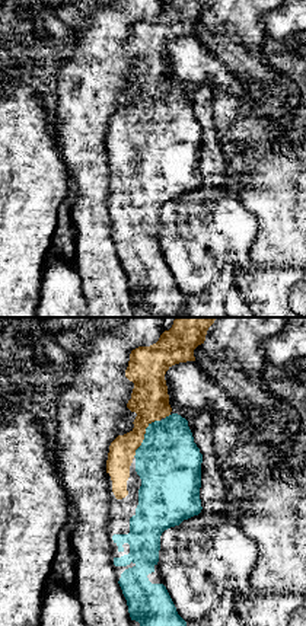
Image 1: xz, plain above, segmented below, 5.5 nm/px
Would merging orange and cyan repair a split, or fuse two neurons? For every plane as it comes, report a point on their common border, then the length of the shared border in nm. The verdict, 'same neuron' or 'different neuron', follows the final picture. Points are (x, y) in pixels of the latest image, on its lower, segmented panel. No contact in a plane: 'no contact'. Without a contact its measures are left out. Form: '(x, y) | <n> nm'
(143, 436) | 260 nm

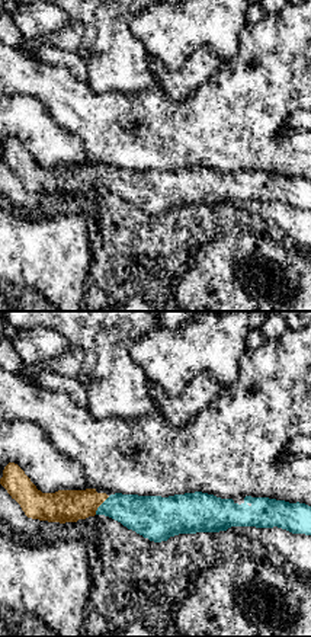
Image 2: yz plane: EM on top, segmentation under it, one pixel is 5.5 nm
(101, 503) | 130 nm

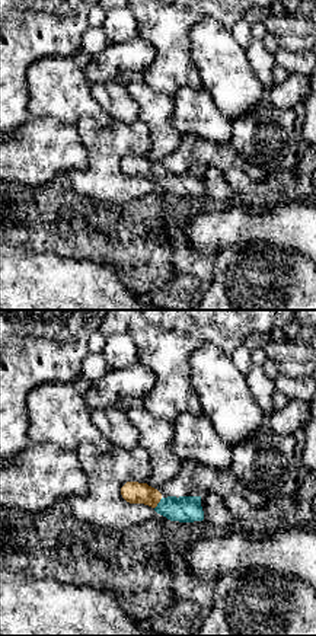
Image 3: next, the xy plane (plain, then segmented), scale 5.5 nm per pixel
(158, 502) | 80 nm

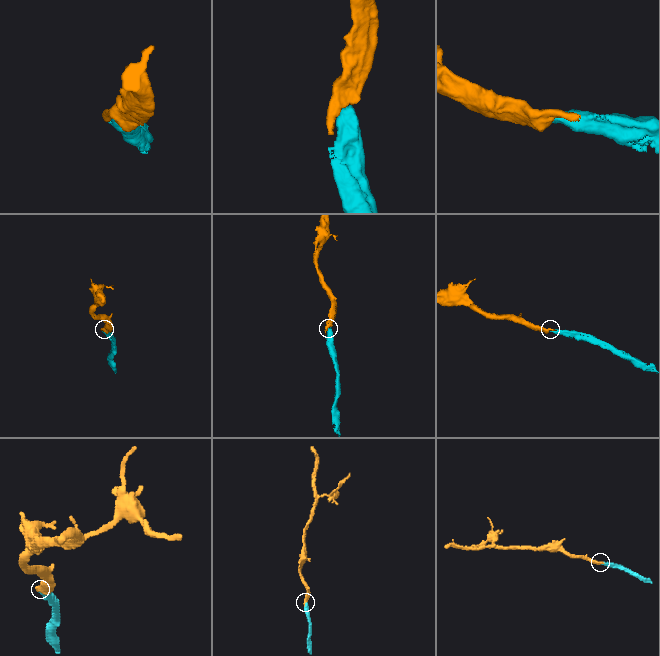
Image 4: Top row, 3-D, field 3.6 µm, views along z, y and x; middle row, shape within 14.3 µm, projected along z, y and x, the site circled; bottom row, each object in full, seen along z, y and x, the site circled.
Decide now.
same neuron

